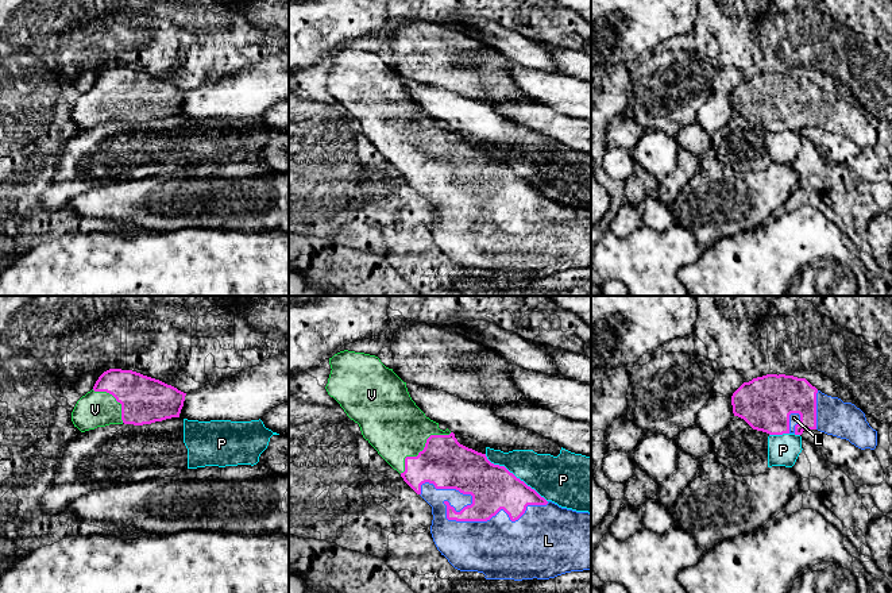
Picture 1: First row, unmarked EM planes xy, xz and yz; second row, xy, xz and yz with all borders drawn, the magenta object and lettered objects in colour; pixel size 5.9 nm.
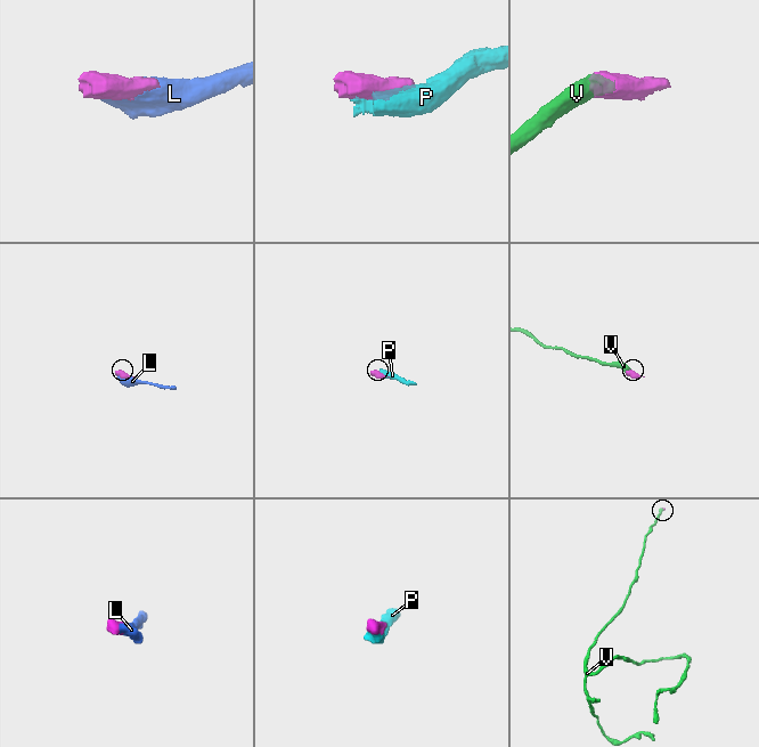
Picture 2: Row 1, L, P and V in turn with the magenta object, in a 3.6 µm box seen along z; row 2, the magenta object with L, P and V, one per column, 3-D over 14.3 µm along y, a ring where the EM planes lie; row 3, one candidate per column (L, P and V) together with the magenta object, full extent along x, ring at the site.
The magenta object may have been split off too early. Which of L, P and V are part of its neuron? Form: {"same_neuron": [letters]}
{"same_neuron": ["L", "V"]}

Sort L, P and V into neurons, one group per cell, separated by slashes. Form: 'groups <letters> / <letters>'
groups L V / P

